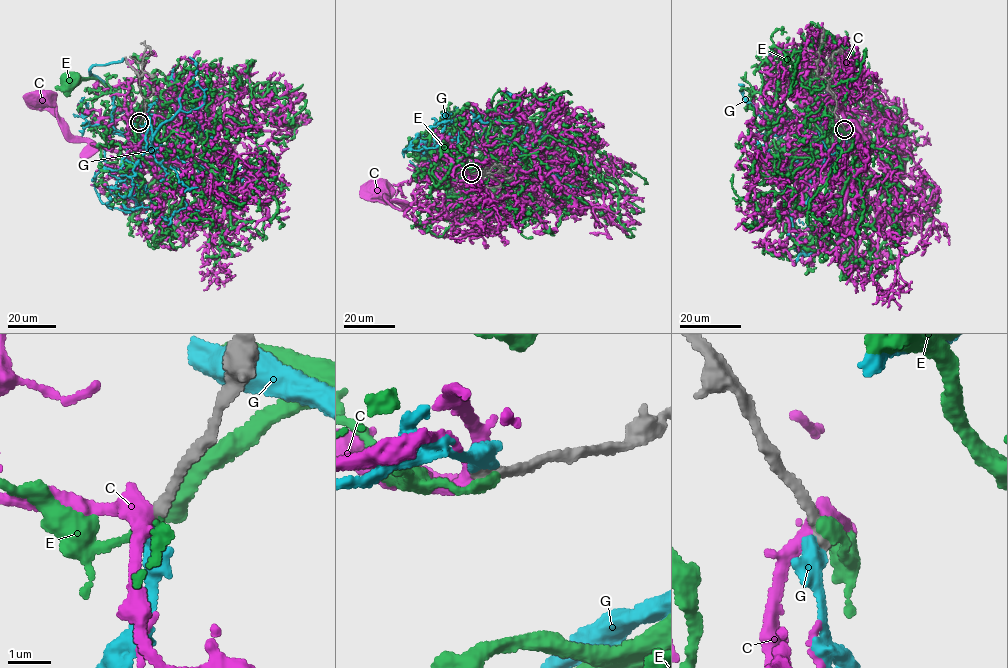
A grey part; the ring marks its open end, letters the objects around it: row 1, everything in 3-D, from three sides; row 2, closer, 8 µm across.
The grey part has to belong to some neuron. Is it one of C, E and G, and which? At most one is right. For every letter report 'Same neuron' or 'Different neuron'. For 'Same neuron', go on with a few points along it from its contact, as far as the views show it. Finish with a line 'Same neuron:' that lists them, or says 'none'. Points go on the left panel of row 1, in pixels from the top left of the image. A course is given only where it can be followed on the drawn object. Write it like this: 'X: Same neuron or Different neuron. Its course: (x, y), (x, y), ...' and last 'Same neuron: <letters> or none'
C: Different neuron
E: Different neuron
G: Same neuron. Its course: (139, 123), (150, 148), (200, 138), (158, 152), (148, 126), (135, 200), (149, 190), (133, 180)
Same neuron: G

